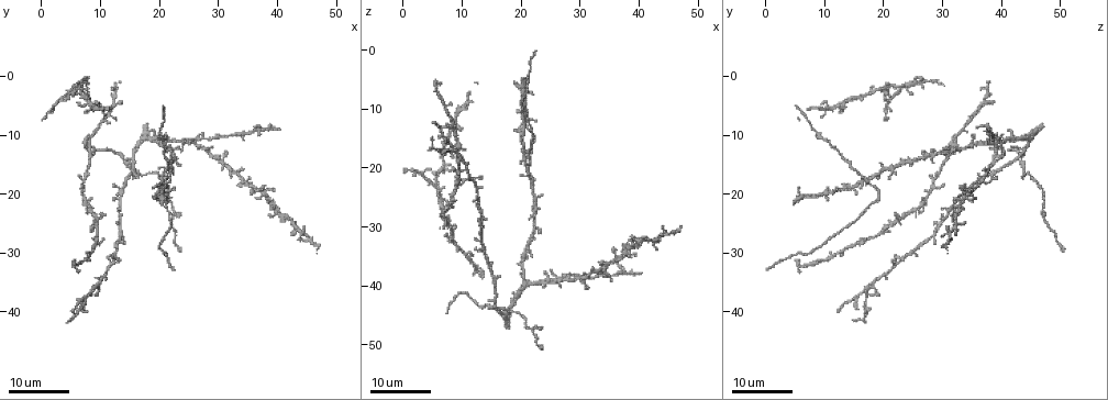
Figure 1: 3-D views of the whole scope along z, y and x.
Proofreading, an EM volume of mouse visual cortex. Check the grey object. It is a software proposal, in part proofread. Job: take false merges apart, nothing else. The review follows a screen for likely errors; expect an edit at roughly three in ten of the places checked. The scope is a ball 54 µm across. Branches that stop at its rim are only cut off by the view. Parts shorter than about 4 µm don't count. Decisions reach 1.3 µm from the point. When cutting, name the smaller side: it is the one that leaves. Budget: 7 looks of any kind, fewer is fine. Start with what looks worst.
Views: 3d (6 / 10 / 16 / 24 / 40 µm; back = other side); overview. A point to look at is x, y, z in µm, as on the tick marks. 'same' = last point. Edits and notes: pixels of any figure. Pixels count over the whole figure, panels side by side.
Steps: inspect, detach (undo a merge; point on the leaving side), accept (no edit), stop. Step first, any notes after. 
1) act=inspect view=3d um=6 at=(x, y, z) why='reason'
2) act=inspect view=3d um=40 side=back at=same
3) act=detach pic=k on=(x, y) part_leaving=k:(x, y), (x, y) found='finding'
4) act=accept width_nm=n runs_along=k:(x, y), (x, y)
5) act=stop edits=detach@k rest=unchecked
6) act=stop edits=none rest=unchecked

act=inspect view=3d um=16 at=(8.5, 36.5, 16.5) why='small branch off a trunk'

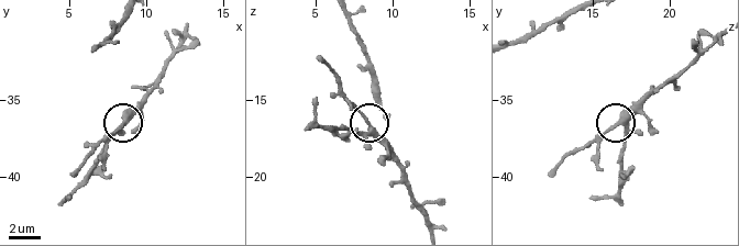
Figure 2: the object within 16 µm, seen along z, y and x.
act=inspect view=3d um=10 at=(8.4, 36.6, 16.8)

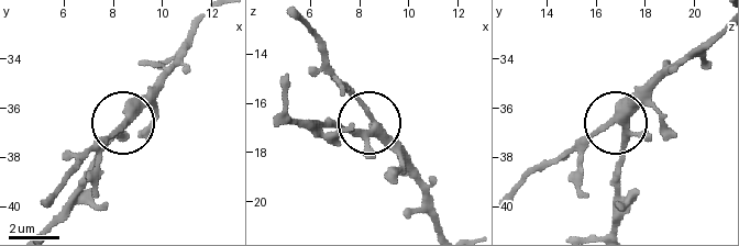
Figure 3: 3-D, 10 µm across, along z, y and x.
act=inspect view=3d um=10 side=back at=(8.5, 36.5, 16.9)

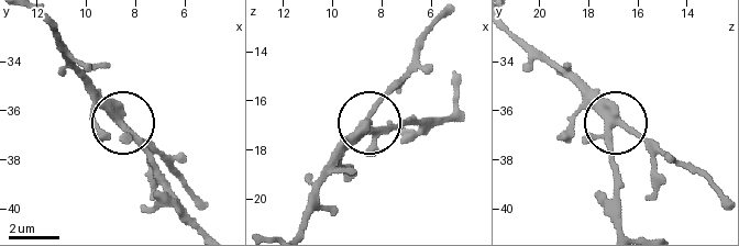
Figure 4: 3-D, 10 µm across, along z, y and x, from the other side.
act=accept runs_along=4:(45, 21), (83, 85), (163, 158) found='one cell here'

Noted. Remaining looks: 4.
act=inspect view=3d um=16 at=(14.5, 14.5, 43.5) why='side arm on a straight run'

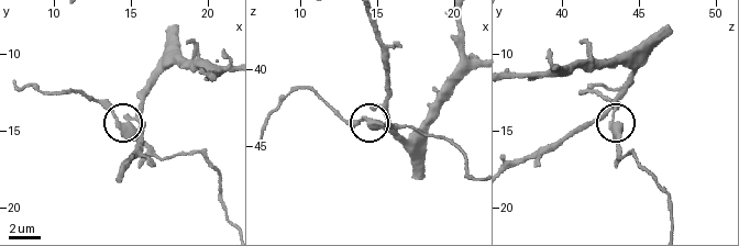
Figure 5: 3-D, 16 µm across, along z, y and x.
act=inspect view=3d um=10 at=(14.2, 14.4, 43.4) why='closer look'

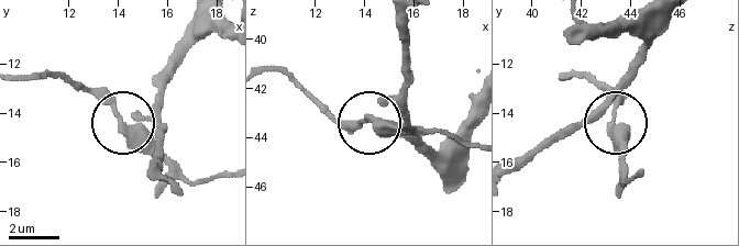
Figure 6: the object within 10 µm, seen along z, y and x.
act=inspect view=3d um=6 at=(14.2, 14.3, 43.3) why='closer look'

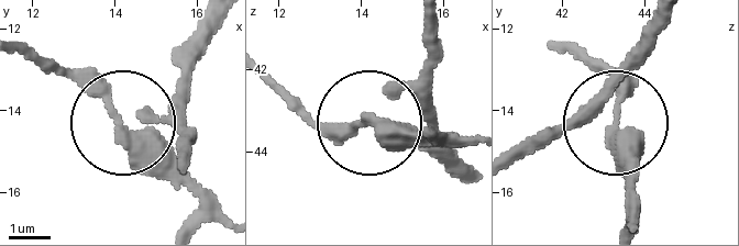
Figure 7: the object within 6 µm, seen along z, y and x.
act=accept arms=3 runs_along=7:(186, 168), (176, 130), (120, 122), (53, 59) found='all the same cell'

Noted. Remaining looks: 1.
act=stop edits=none rest=unchecked

